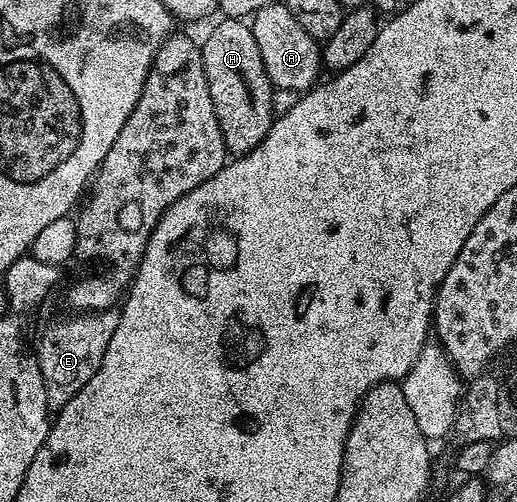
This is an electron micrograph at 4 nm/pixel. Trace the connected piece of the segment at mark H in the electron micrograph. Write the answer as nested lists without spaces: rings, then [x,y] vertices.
[[[239,18],[220,19],[221,23],[200,43],[203,72],[207,76],[207,92],[215,104],[215,120],[223,134],[223,144],[230,155],[249,154],[261,143],[271,128],[273,91],[275,89],[263,68],[259,44],[255,44],[252,25]]]

